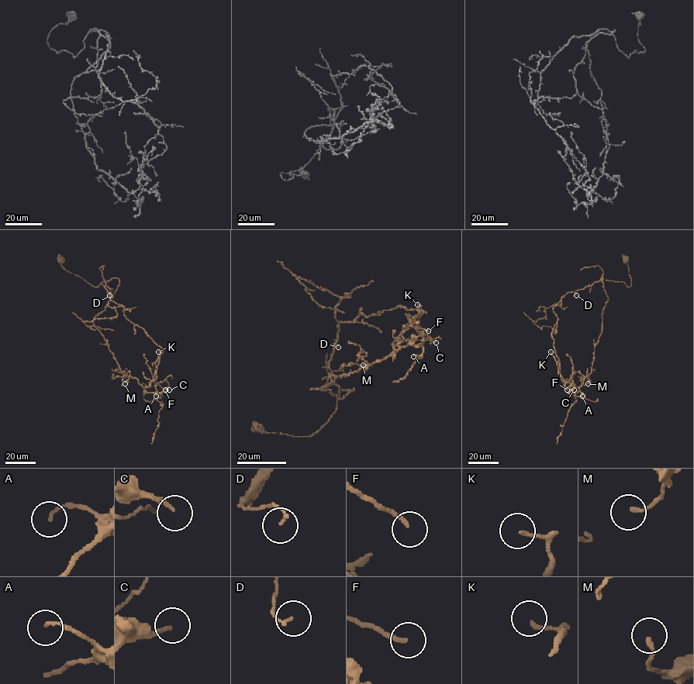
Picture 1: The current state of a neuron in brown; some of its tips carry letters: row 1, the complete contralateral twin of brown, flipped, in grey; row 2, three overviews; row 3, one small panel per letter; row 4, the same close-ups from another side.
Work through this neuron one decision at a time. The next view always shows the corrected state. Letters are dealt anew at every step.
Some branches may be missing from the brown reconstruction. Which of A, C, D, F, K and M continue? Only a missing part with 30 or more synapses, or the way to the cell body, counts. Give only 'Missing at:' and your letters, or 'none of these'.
Missing at: none of these

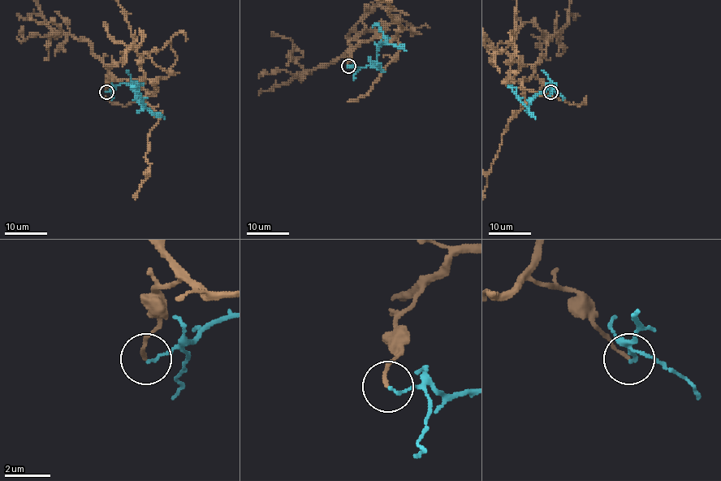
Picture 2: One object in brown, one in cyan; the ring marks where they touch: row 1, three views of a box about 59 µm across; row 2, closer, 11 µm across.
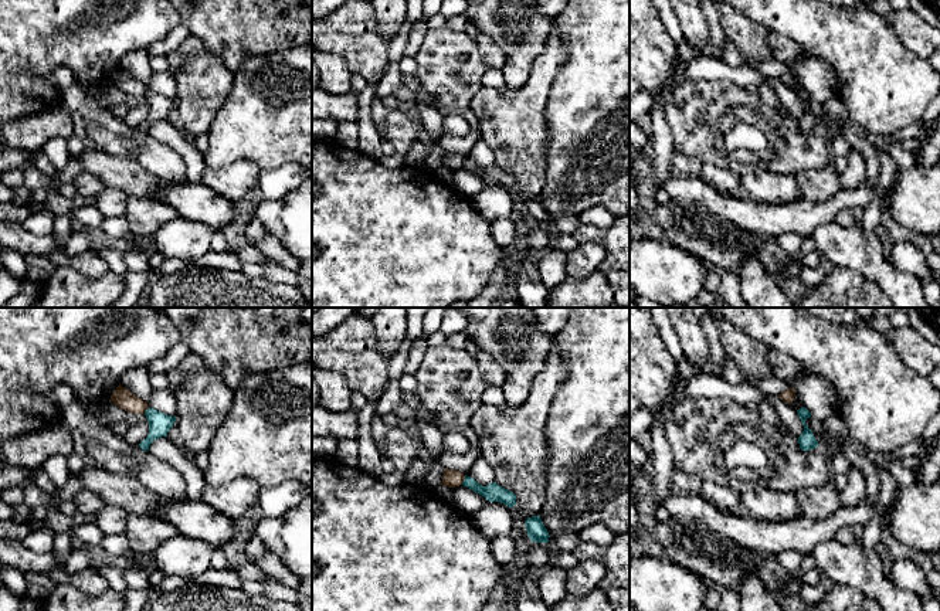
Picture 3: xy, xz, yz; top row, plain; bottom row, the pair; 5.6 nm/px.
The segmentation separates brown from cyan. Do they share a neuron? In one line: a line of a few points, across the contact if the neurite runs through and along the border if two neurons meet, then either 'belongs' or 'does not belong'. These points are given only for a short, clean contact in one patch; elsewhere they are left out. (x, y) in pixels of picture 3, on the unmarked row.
xz (465, 158), (461, 166) | does not belong

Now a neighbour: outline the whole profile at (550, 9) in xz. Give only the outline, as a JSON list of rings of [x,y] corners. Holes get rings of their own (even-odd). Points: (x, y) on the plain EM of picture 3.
[[[535,0],[536,9],[546,17],[554,20],[556,16],[566,7],[569,0]]]

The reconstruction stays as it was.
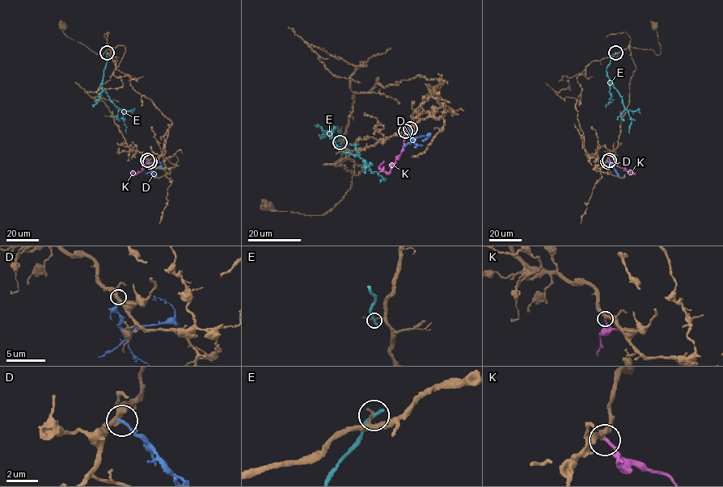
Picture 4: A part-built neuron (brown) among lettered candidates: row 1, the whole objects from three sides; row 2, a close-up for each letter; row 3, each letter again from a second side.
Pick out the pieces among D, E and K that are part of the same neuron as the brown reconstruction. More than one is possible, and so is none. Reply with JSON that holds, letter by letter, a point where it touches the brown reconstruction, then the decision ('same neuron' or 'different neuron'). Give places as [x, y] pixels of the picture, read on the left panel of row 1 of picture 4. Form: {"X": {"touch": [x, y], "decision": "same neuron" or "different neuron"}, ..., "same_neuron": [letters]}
{"D": {"touch": [150, 161], "decision": "different neuron"}, "E": {"touch": [107, 52], "decision": "different neuron"}, "K": {"touch": [147, 160], "decision": "same neuron"}, "same_neuron": ["K"]}

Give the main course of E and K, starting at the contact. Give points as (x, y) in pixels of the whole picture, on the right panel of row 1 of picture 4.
E: (615, 52), (606, 69), (606, 76), (621, 97), (631, 119), (629, 133)
K: (609, 160), (635, 174), (627, 172)

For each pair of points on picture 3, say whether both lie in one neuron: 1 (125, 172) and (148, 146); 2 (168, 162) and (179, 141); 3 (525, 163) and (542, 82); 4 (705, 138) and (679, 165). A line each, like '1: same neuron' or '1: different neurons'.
1: different neurons
2: different neurons
3: same neuron
4: different neurons

